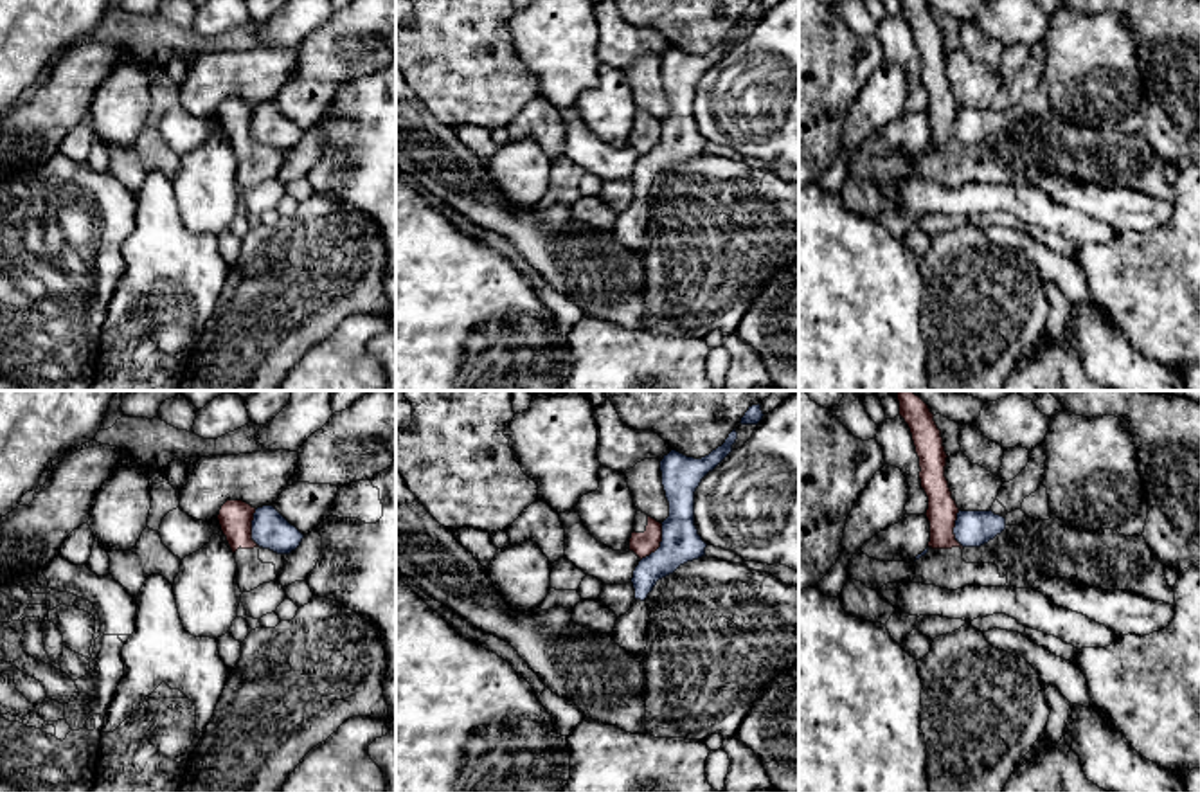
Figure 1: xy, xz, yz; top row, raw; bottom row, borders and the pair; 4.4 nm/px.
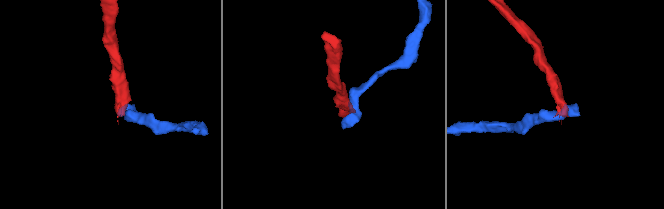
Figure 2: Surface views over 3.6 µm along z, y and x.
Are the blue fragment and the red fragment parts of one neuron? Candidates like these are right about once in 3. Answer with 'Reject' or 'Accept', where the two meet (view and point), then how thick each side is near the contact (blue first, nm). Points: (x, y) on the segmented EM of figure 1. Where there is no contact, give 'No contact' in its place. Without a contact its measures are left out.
Reject. Touches blue at xz (661, 544). Thickness 180 nm (blue) against 110 nm

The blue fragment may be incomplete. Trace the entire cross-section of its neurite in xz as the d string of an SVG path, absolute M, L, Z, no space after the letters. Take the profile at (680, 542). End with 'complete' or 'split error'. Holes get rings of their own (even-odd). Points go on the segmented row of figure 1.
M736 428L725 443L702 459L671 450L660 461L662 486L669 502L669 517L662 522L660 547L642 558L633 571L635 603L617 617L613 641L633 655L648 646L648 594L658 580L673 574L680 565L705 556L707 544L694 526L694 491L702 479L712 472L730 452L738 439Z | split error

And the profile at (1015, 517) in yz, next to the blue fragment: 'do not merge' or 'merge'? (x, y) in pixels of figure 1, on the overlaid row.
merge

